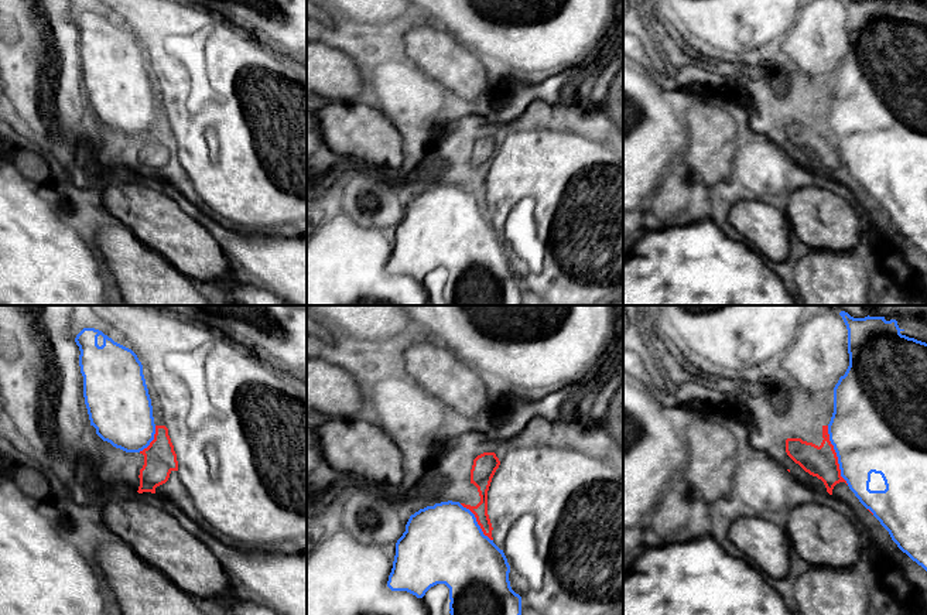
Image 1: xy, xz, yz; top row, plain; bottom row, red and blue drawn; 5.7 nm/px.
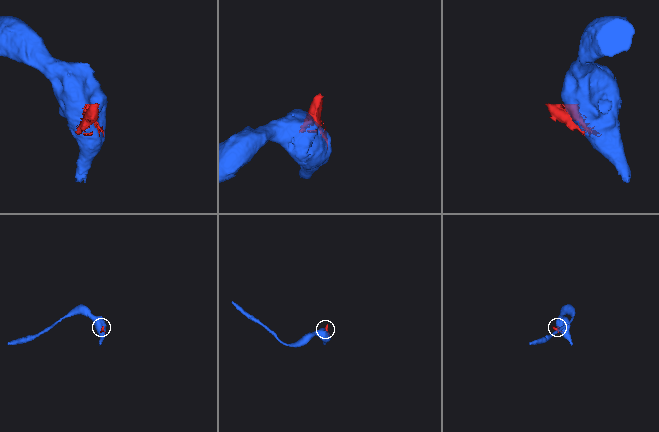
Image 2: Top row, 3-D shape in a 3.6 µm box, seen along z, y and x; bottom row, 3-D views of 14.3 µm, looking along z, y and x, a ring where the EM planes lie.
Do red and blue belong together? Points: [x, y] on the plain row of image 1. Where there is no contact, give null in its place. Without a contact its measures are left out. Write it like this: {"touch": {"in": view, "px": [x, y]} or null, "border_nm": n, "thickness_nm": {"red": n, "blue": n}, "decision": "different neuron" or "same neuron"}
{"touch": {"in": "yz", "px": [835, 139]}, "border_nm": 360, "thickness_nm": {"red": 180, "blue": 460}, "decision": "different neuron"}

